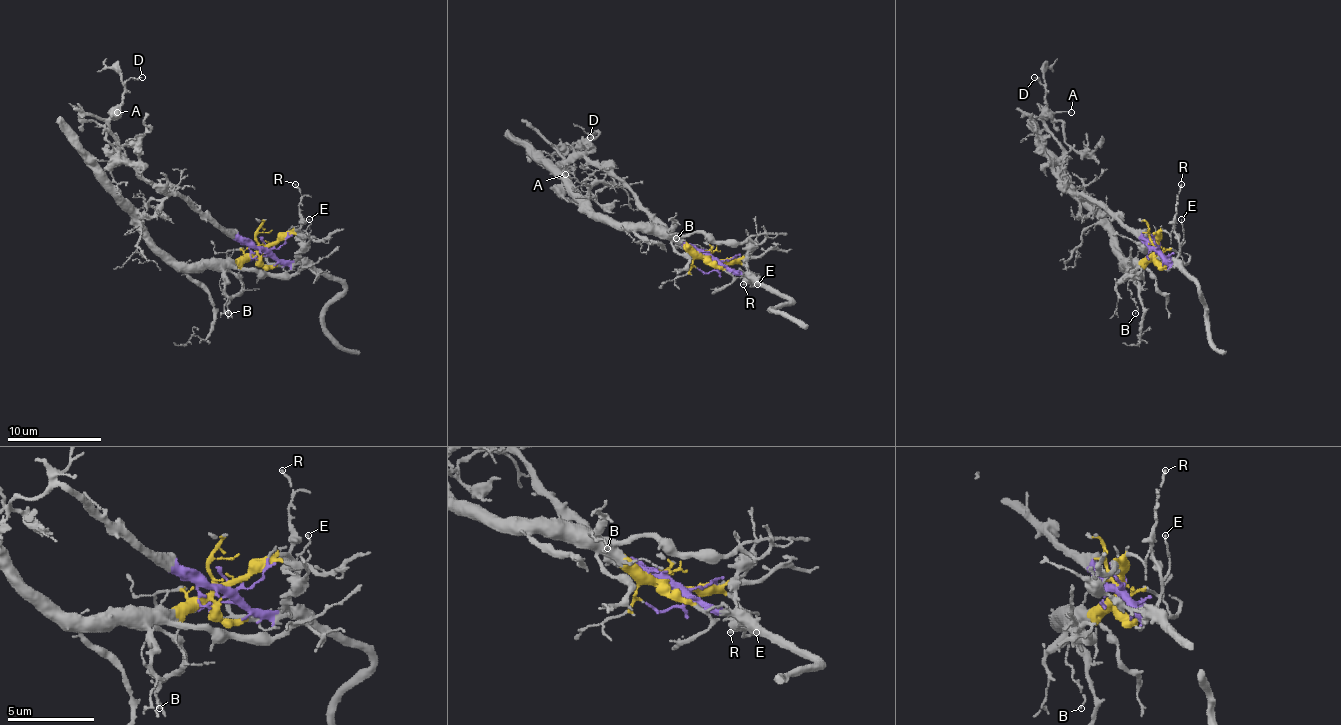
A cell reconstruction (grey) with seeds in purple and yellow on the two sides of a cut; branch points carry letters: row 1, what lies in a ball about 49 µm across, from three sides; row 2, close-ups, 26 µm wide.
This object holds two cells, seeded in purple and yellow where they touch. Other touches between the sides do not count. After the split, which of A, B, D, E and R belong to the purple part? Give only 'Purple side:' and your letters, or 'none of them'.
Purple side: A, D, E, R

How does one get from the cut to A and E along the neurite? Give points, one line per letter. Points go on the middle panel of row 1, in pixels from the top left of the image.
A: (712, 259), (682, 245), (637, 198), (595, 163), (567, 165), (557, 149), (564, 174)
E: (712, 259), (726, 271), (745, 275), (750, 287), (757, 285)

